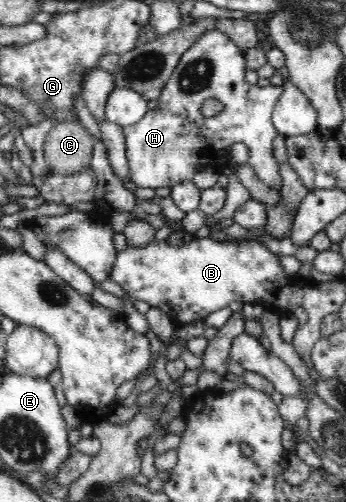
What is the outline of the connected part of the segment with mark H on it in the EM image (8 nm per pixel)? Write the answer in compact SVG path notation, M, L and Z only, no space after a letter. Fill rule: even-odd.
M218 29L201 34L193 46L186 49L157 98L158 110L148 111L137 124L123 128L130 178L136 187L172 188L182 182L192 181L195 174L207 166L212 166L220 172L221 166L229 157L228 150L224 148L230 148L234 143L244 143L248 146L248 164L268 187L276 189L281 187L282 176L272 148L274 138L279 135L278 130L273 126L273 108L284 92L284 85L250 85L245 78L247 69L244 53L240 51L238 45L232 43L228 35ZM208 99L214 99L220 105L218 114L212 117L204 117L200 114L202 103Z

